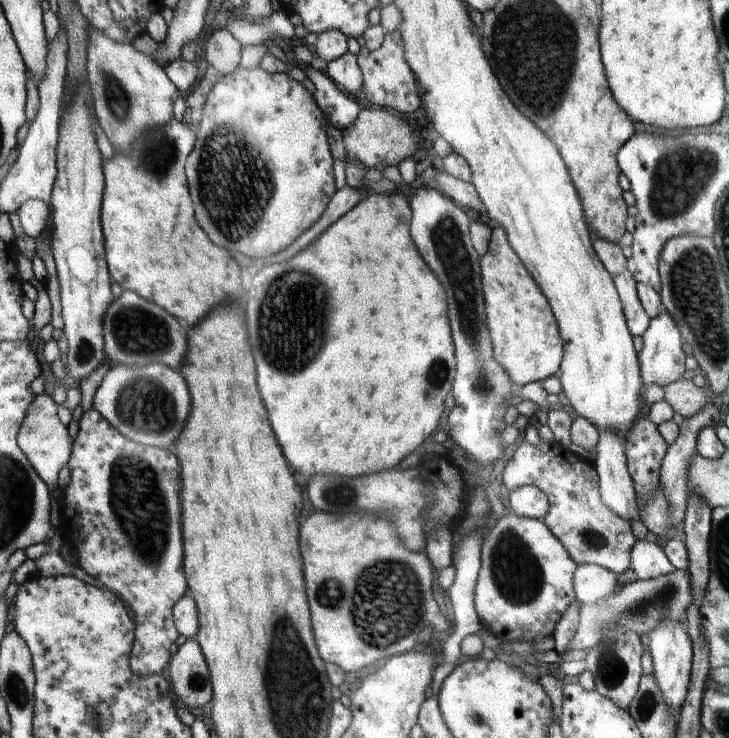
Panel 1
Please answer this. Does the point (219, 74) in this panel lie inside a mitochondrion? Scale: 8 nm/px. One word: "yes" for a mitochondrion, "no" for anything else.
no

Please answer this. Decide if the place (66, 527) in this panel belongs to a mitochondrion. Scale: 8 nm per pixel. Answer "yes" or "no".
no

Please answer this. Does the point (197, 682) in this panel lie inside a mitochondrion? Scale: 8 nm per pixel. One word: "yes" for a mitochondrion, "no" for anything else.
yes

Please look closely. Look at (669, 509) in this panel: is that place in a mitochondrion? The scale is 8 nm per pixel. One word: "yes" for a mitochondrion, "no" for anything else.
no

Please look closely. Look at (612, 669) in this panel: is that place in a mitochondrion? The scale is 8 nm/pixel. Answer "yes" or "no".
yes

